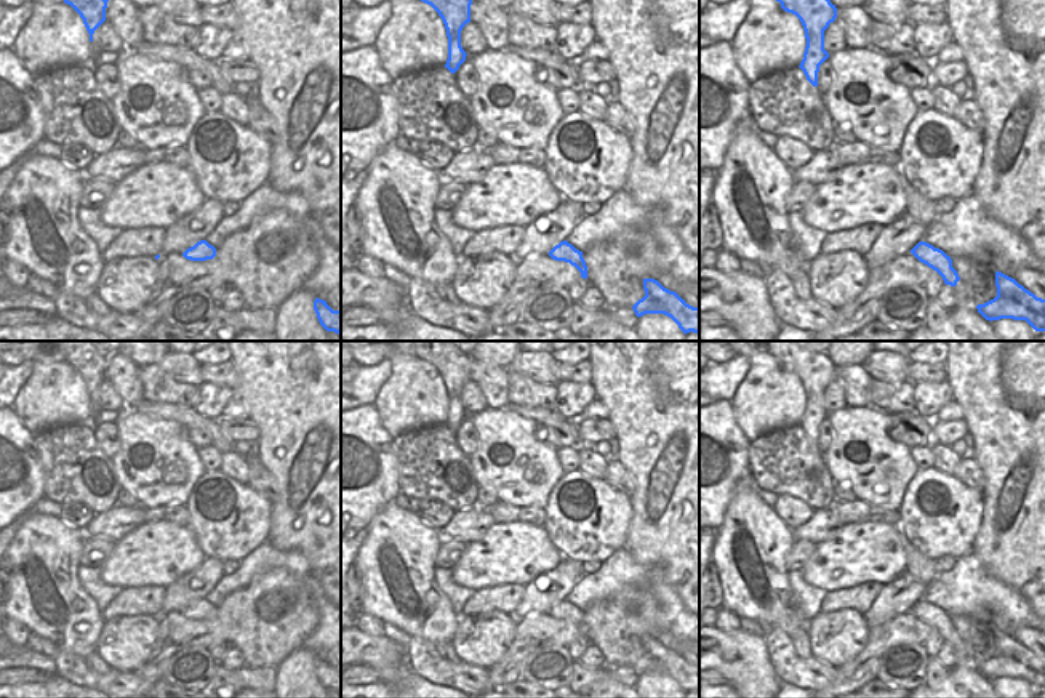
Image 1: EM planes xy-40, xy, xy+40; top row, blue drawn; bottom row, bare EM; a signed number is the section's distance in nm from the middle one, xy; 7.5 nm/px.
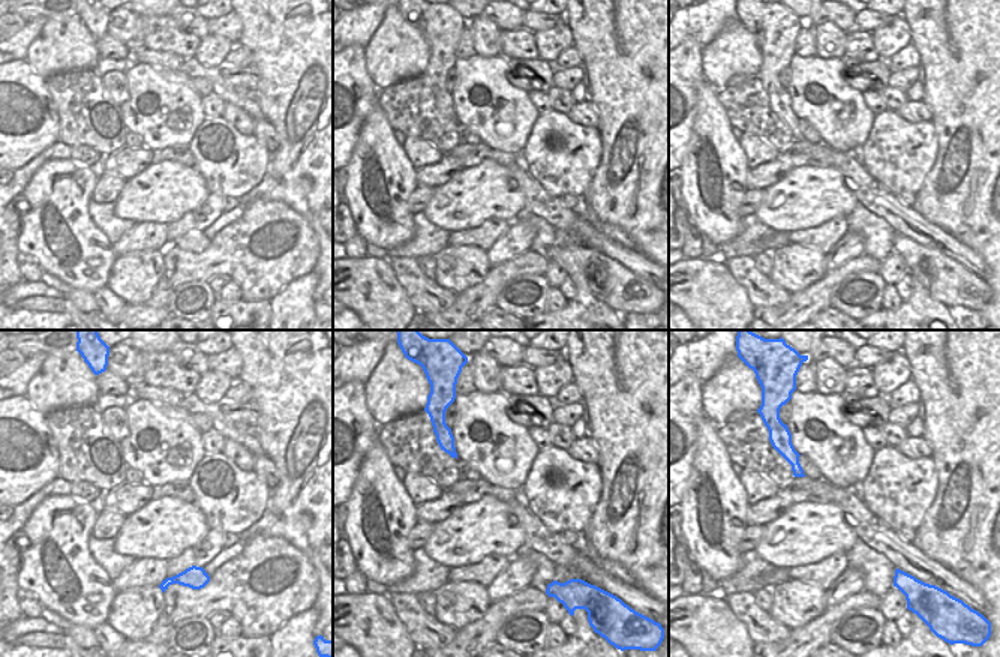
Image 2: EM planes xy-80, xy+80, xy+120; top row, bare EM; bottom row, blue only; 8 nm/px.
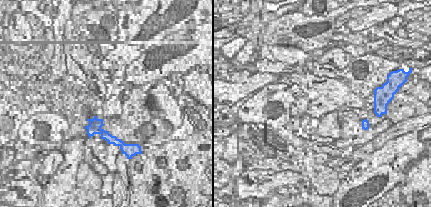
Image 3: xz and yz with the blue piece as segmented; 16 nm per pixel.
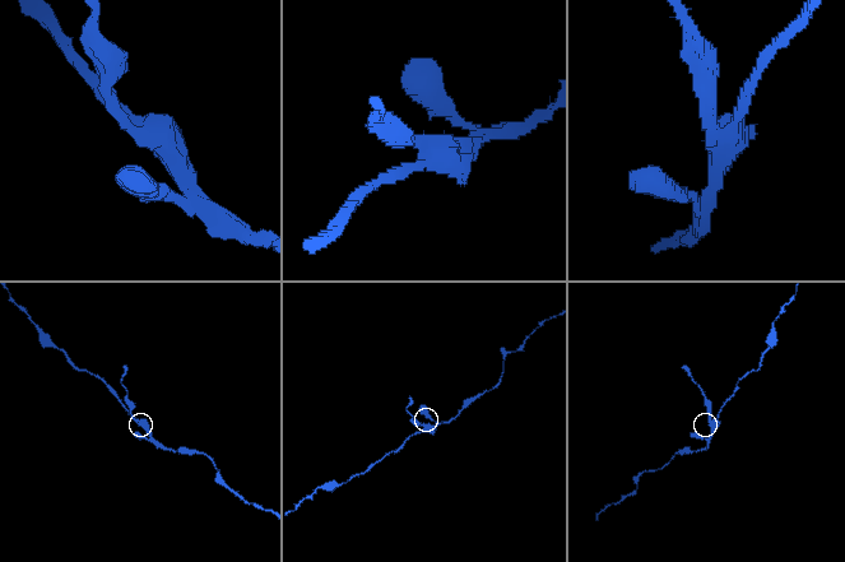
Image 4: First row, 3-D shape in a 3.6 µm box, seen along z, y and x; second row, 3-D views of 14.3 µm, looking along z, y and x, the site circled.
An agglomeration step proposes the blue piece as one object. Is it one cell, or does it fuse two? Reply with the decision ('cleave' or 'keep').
cleave

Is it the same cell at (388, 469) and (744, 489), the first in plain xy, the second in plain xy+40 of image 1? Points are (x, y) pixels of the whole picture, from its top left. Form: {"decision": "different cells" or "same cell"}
{"decision": "different cells"}

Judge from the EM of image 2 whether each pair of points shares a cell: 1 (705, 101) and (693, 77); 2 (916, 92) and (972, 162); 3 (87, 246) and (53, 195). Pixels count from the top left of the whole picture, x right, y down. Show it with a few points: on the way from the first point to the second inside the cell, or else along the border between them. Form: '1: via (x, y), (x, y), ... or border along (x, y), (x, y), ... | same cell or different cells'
1: border along (706, 83), (697, 101), (693, 126) | different cells
2: border along (924, 83), (924, 96), (921, 99) | different cells
3: via (81, 230), (81, 210), (69, 207) | same cell

